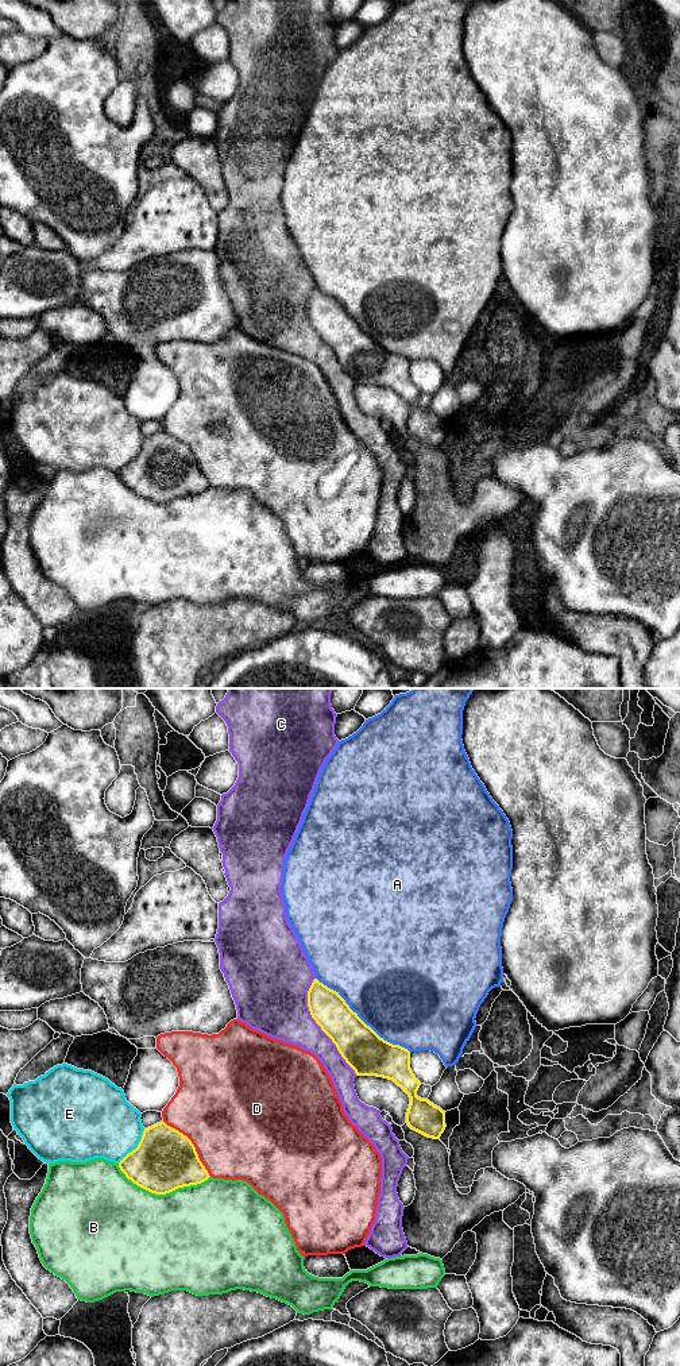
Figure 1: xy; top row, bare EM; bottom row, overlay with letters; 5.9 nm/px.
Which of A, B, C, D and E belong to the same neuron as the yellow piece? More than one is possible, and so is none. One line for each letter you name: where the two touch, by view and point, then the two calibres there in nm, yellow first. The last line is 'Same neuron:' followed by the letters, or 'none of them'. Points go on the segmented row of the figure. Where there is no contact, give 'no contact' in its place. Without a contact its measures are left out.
Same neuron: none of them

